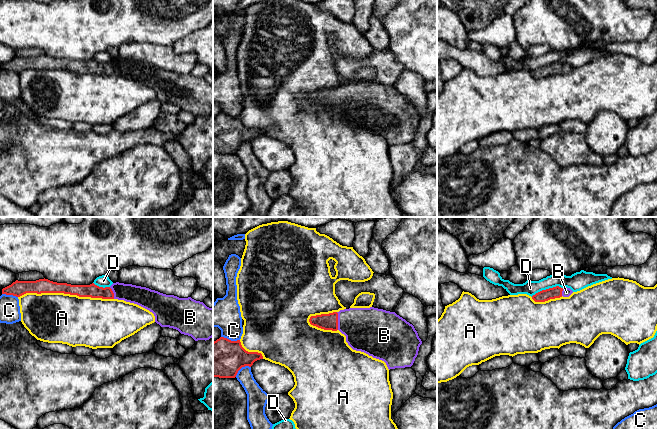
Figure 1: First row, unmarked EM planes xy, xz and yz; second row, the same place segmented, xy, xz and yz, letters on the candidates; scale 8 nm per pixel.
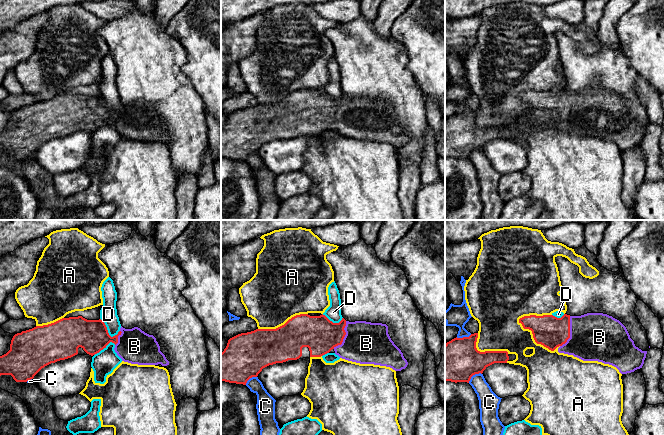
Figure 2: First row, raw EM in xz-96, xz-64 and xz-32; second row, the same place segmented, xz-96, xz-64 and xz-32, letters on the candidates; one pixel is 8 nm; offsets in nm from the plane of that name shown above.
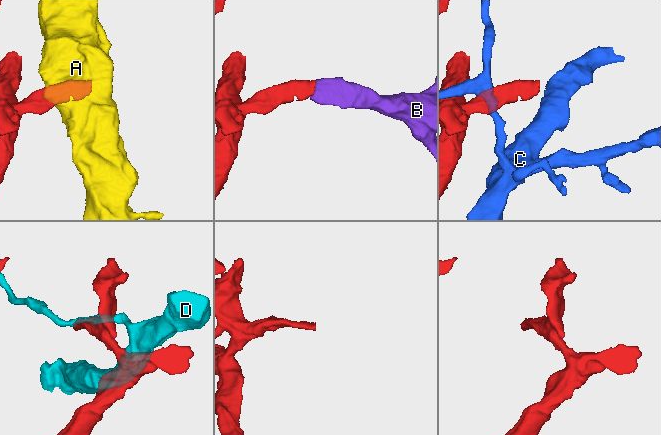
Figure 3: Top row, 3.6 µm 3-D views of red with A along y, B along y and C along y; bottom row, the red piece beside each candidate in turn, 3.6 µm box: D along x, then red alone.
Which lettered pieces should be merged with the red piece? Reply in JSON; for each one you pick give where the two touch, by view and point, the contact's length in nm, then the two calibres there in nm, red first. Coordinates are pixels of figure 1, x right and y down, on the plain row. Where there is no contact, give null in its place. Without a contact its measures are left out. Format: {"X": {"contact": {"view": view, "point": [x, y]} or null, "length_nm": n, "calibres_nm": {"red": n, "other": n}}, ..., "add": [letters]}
{"B": {"contact": {"view": "xz", "point": [337, 97]}, "length_nm": 140, "calibres_nm": {"red": 130, "other": 360}}, "add": ["B"]}

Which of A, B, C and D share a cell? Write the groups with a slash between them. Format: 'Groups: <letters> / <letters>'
Groups: A / B / C / D

